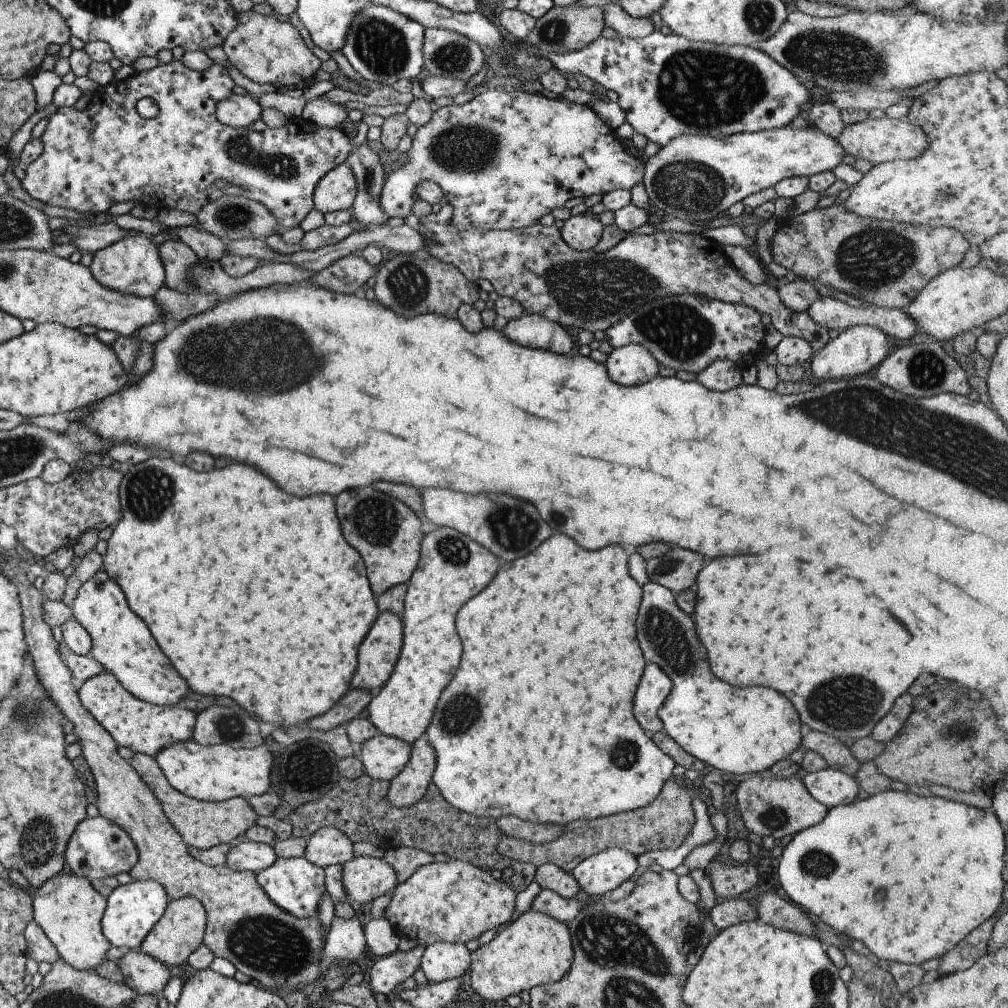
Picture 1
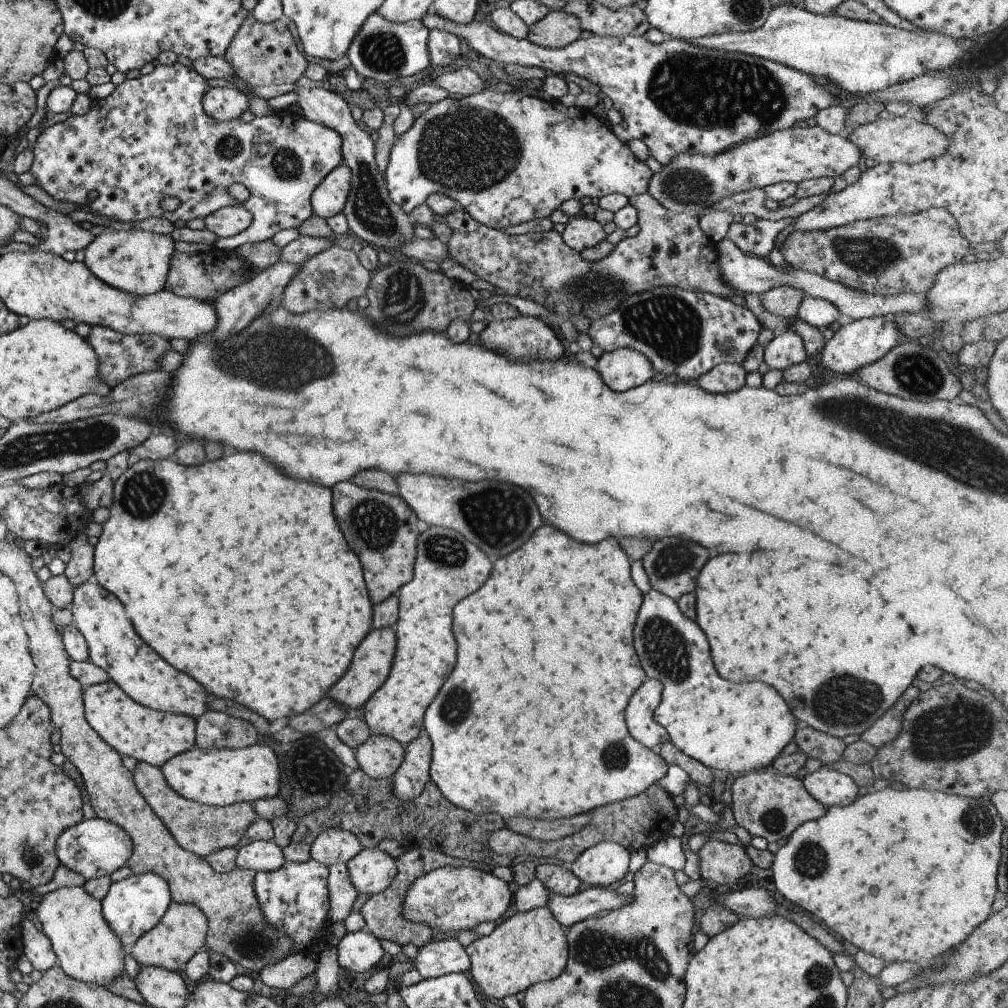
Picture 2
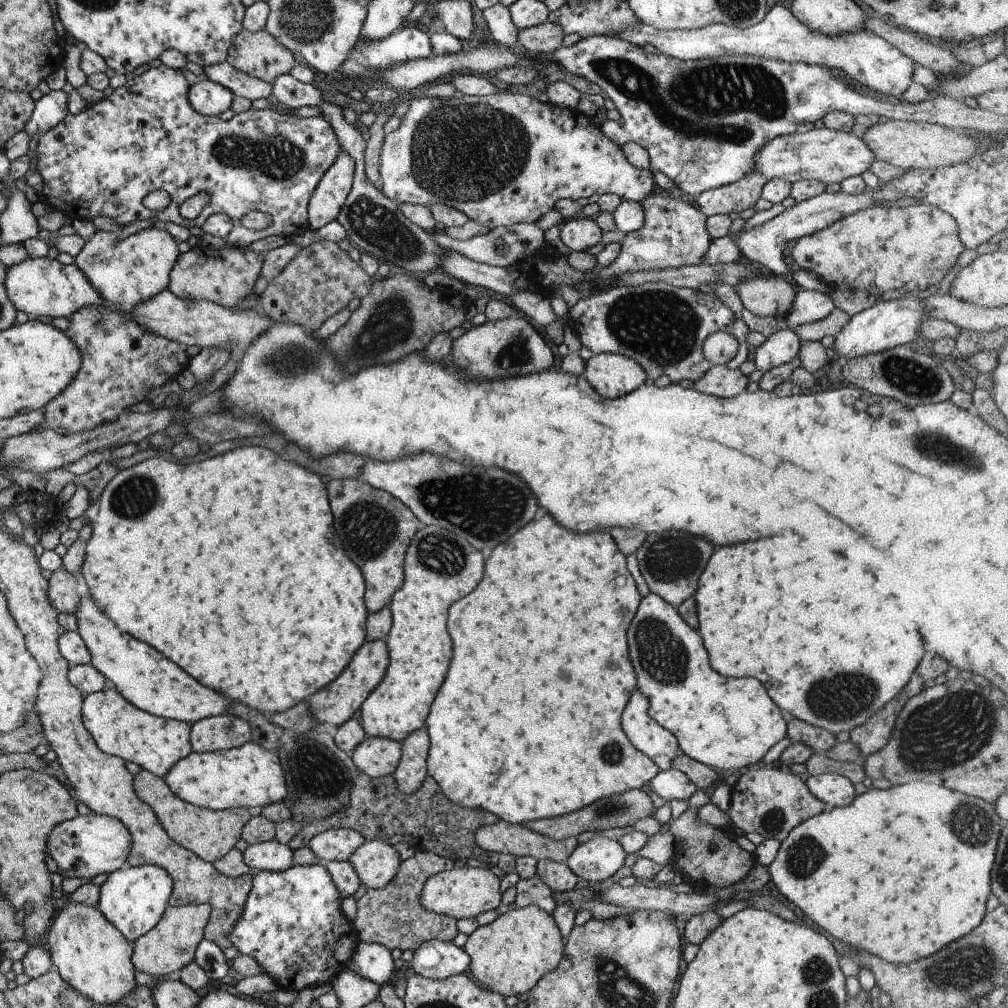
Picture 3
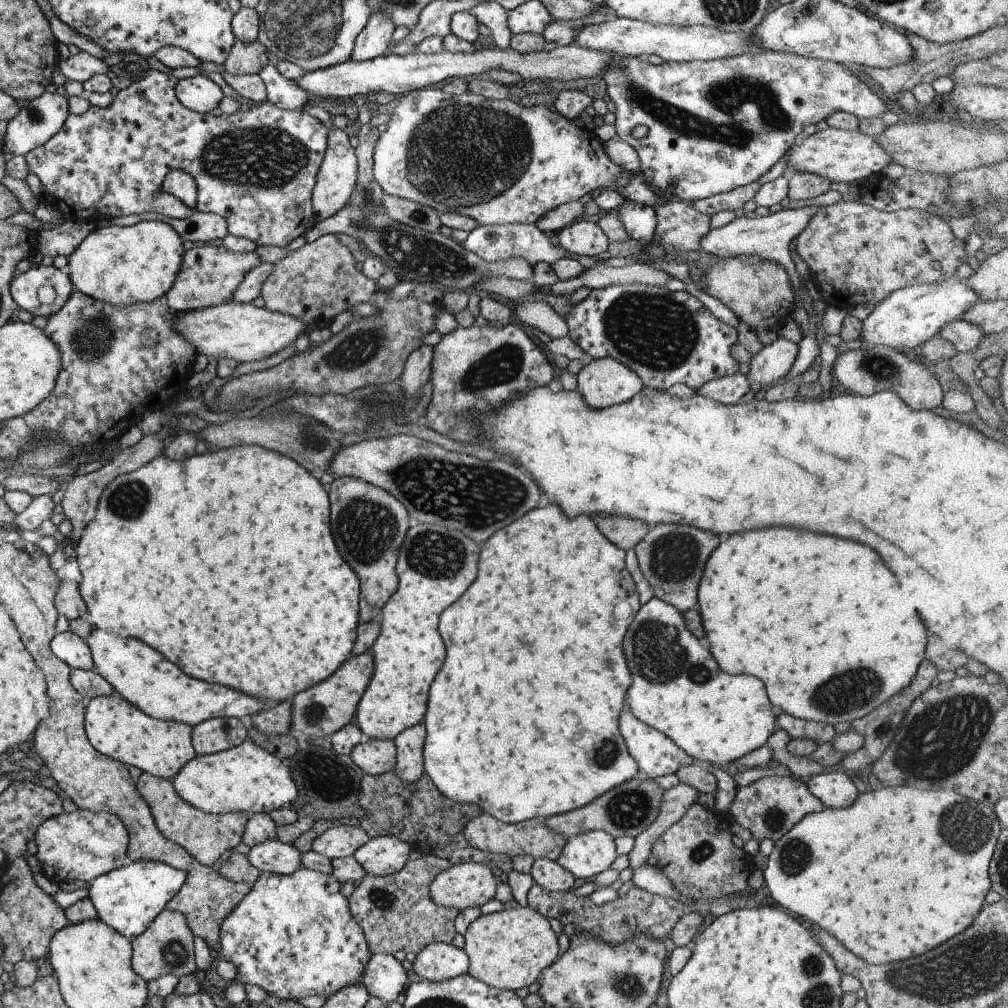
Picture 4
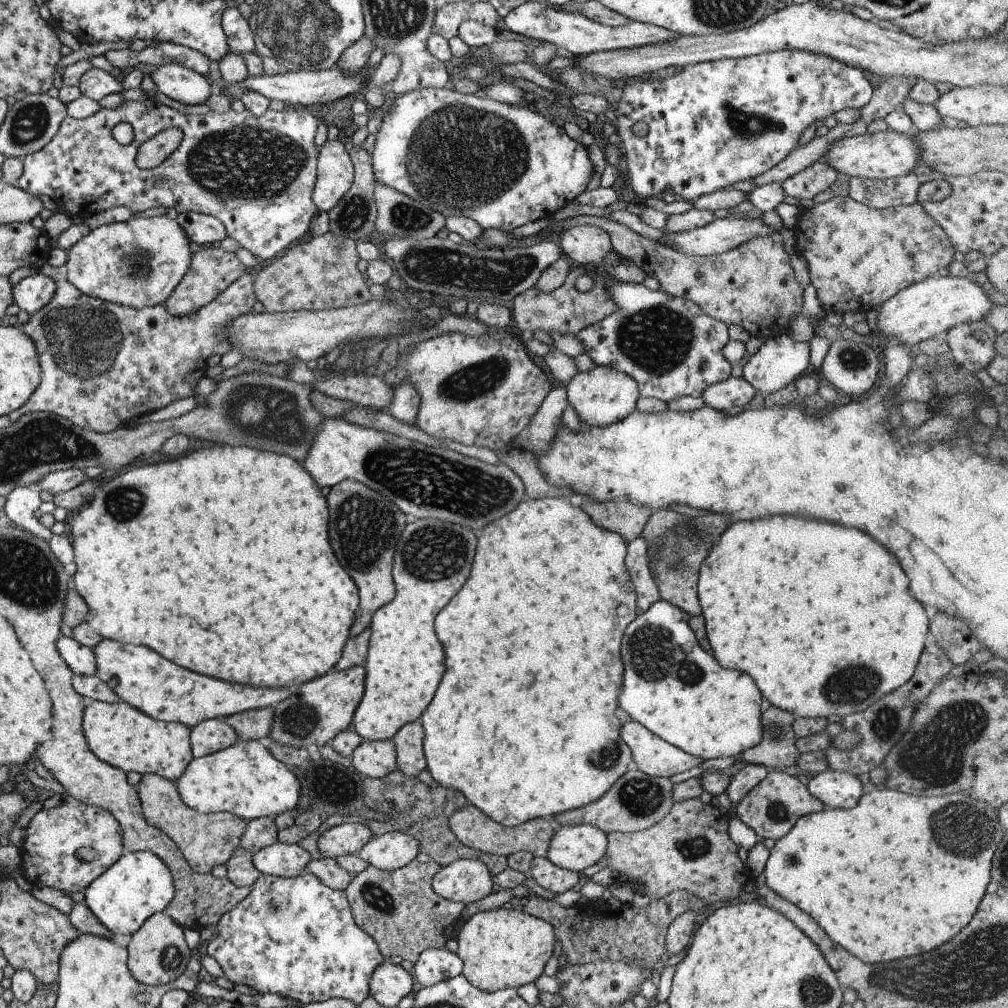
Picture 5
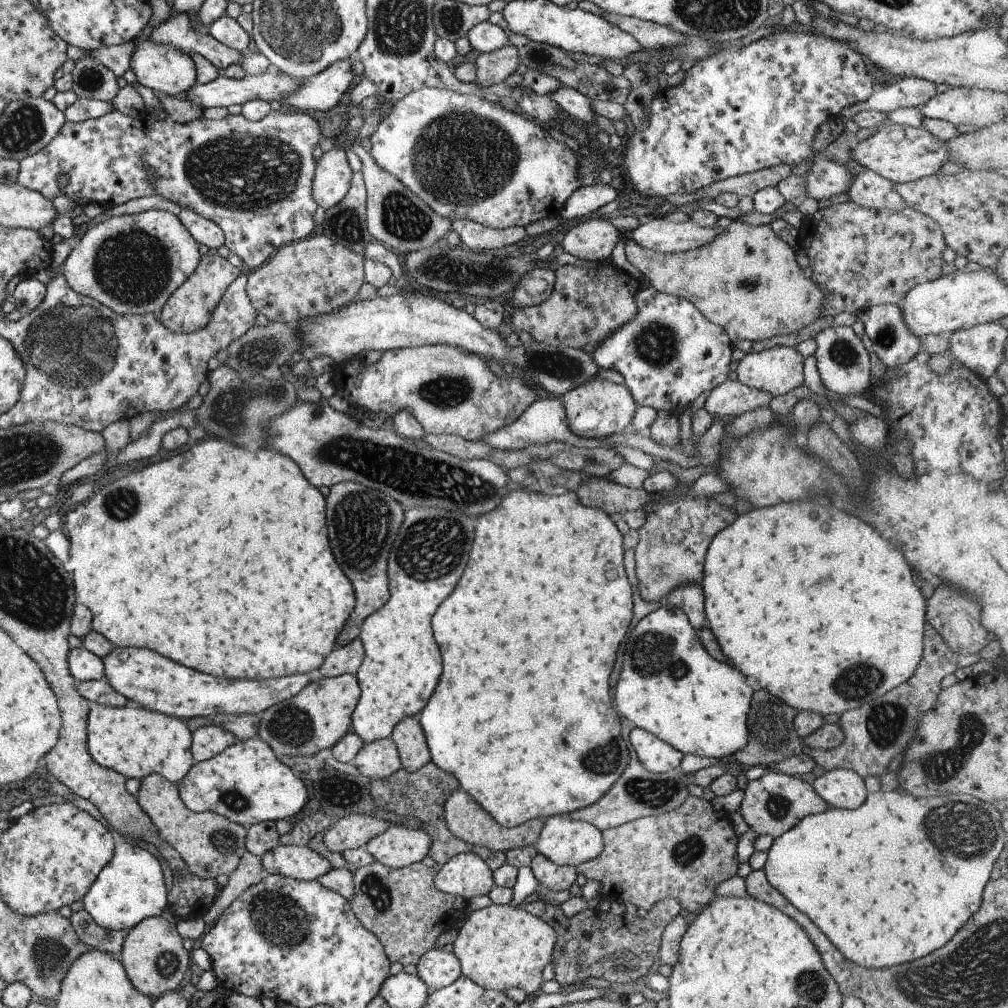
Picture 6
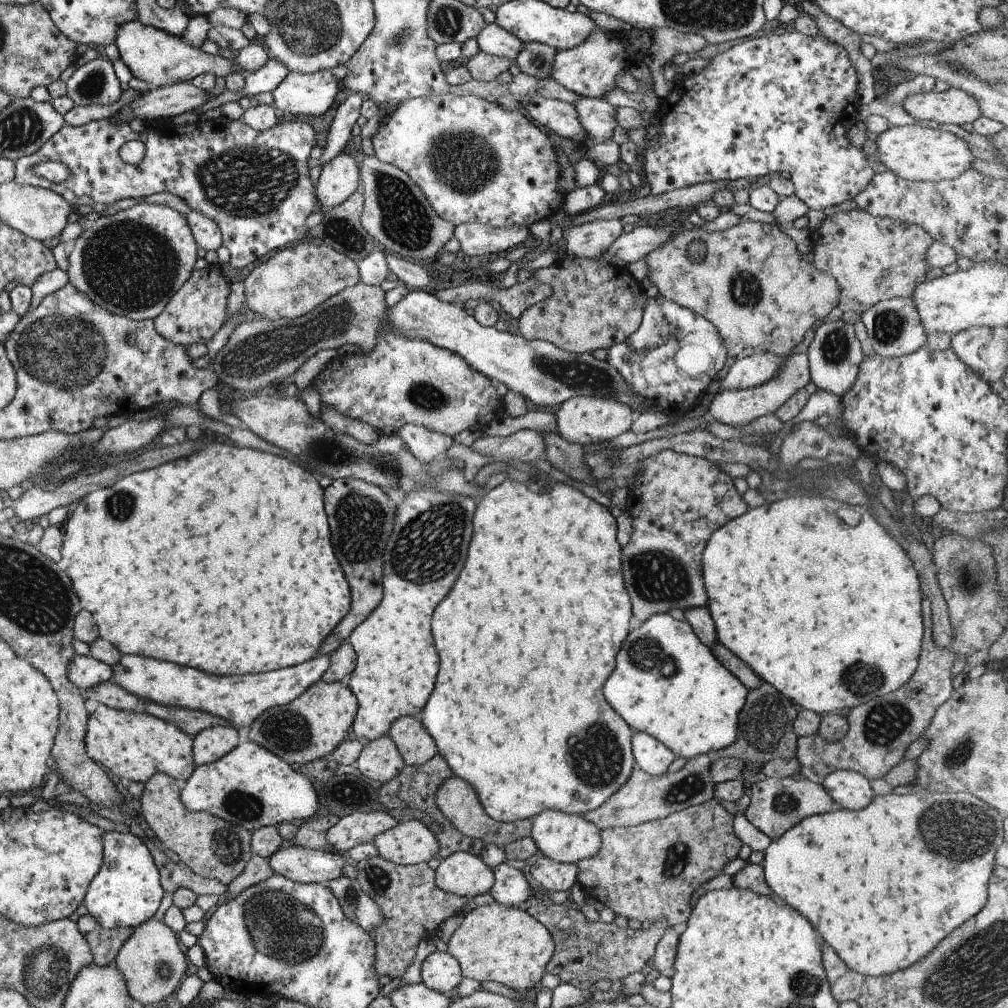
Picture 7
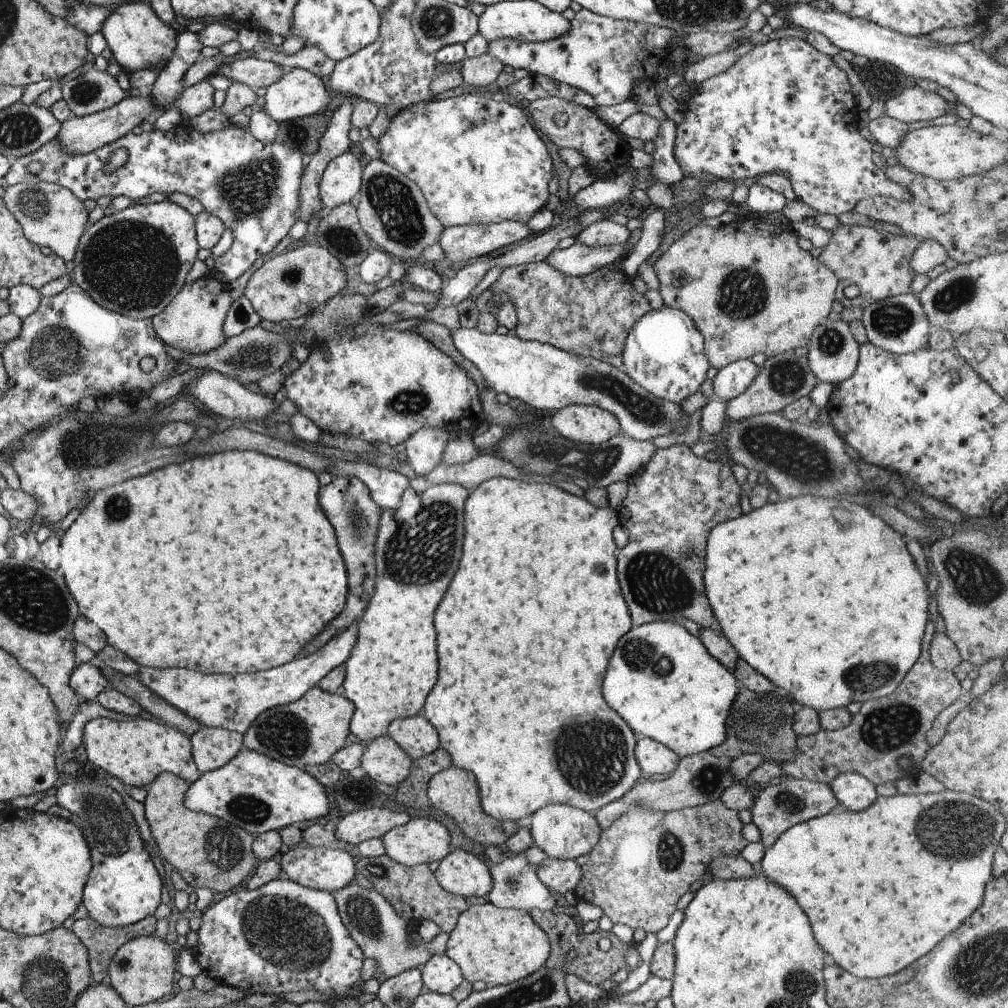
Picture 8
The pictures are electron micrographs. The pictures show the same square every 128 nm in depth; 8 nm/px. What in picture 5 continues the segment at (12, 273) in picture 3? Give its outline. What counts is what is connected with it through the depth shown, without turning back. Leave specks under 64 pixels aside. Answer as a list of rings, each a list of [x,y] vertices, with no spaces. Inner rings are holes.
[[[38,271],[12,287],[12,302],[32,315],[52,299],[55,289],[54,280]]]

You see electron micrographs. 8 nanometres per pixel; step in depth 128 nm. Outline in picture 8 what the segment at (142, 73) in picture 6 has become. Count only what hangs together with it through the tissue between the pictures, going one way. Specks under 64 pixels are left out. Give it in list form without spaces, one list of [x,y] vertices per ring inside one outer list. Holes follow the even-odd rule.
[[[147,3],[119,4],[104,19],[100,32],[112,52],[112,58],[128,74],[149,71],[151,75],[157,76],[166,67],[176,45],[177,35],[173,29],[161,22]],[[249,56],[246,58],[237,58],[229,62],[221,62],[216,68],[217,74],[223,74],[232,82],[243,83],[252,91],[259,86],[270,85],[275,79],[278,79],[285,68],[275,66],[271,61],[263,61]]]

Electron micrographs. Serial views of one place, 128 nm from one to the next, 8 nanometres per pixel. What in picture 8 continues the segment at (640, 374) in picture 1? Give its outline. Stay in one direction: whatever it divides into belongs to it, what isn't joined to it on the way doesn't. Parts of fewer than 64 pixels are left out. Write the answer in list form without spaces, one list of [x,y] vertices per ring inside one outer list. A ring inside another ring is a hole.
[[[569,404],[556,410],[549,422],[551,430],[576,443],[598,445],[621,434],[616,418],[595,405]]]

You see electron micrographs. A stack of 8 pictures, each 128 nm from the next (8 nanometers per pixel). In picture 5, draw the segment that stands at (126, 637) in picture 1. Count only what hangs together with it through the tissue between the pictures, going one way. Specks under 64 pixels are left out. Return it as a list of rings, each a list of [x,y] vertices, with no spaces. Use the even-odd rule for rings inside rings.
[[[101,639],[91,650],[95,657],[96,675],[121,701],[156,721],[181,723],[188,728],[207,719],[224,719],[235,713],[276,705],[287,696],[289,690],[285,687],[251,688],[205,678],[167,662],[145,646],[135,646],[115,639]]]

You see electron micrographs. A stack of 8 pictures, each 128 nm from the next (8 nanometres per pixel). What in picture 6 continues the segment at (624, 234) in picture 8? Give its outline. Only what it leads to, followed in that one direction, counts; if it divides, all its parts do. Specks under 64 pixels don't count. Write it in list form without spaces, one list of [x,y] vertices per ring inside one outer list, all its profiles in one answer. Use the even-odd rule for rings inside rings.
[[[587,219],[571,227],[563,235],[558,251],[585,260],[601,260],[610,256],[620,234],[605,219]]]

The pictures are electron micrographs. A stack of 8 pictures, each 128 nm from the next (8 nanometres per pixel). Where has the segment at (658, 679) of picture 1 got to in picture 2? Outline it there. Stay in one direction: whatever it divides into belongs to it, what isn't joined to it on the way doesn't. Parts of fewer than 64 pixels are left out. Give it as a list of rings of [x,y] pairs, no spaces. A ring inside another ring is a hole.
[[[646,677],[625,708],[625,724],[629,734],[651,750],[657,750],[659,745],[669,741],[666,730],[653,720],[661,691],[662,686],[656,678]]]

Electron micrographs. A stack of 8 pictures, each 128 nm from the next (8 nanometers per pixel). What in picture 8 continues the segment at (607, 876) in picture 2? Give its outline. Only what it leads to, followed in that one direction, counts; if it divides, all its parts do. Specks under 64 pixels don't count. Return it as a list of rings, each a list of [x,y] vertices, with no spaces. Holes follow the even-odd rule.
[[[545,805],[530,815],[525,824],[528,827],[534,846],[552,859],[574,860],[588,853],[596,844],[600,828],[592,813],[569,805]]]

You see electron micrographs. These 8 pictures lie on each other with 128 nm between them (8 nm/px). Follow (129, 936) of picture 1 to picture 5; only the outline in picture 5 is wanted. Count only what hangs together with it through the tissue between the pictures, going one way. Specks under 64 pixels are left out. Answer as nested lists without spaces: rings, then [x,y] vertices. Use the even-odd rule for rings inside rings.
[[[152,852],[123,853],[84,888],[82,902],[111,935],[131,936],[152,914],[162,911],[174,897],[174,880],[167,865]]]

